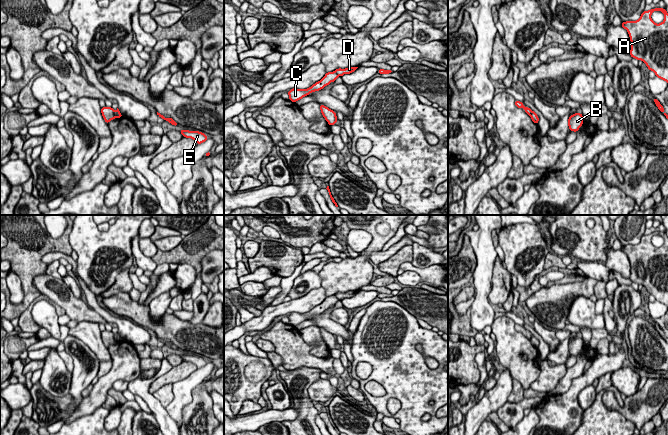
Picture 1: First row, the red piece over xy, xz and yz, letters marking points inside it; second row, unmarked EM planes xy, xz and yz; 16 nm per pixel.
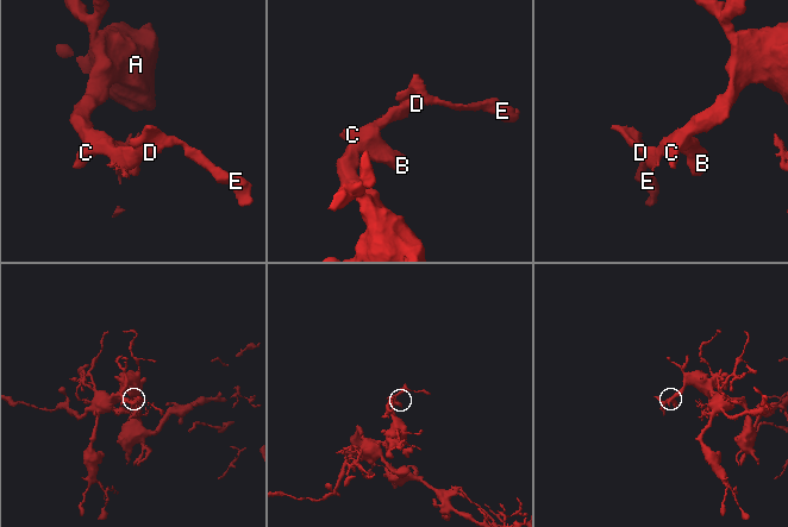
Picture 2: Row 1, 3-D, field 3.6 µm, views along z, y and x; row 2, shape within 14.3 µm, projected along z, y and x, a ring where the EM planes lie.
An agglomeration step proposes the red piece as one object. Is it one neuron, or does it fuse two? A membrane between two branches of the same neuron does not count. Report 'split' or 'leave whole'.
split

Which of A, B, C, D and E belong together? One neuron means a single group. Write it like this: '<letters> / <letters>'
A B C / D E

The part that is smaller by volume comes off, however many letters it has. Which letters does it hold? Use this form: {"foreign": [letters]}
{"foreign": ["D", "E"]}

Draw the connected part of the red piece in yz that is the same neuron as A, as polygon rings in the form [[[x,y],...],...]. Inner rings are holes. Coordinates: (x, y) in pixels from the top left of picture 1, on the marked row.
[[[654,8],[643,11],[640,19],[626,21],[621,26],[627,30],[630,41],[630,56],[642,60],[656,77],[668,83],[668,13],[666,9]],[[654,11],[664,14],[664,21],[655,23],[651,15]]]

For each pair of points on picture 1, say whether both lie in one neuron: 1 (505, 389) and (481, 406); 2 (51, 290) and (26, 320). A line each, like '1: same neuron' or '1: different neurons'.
1: same neuron
2: different neurons

